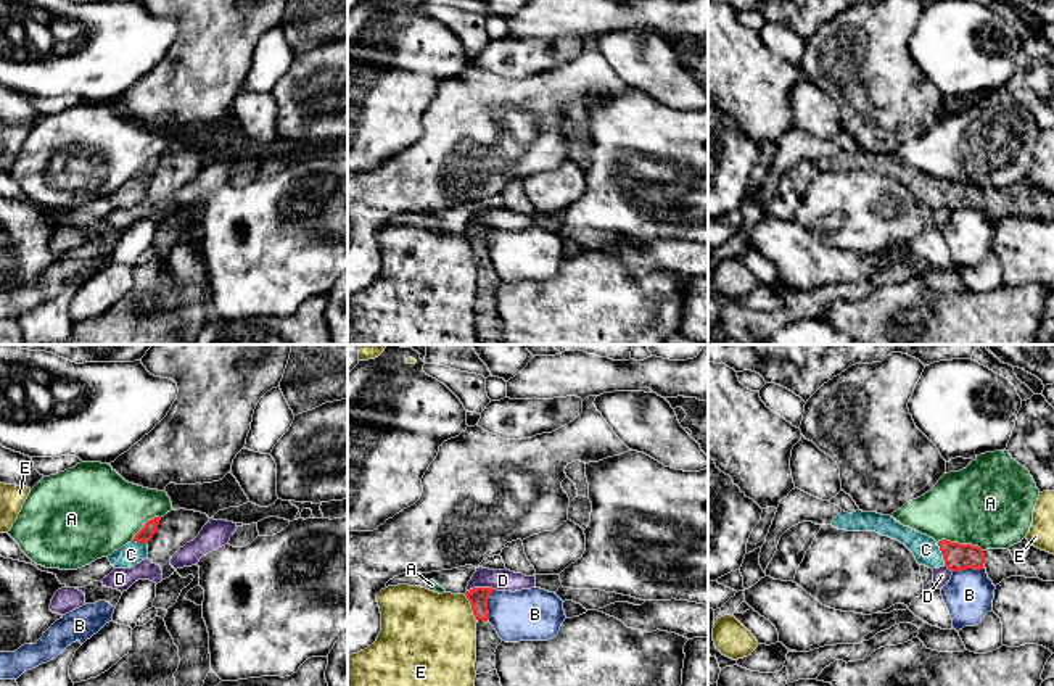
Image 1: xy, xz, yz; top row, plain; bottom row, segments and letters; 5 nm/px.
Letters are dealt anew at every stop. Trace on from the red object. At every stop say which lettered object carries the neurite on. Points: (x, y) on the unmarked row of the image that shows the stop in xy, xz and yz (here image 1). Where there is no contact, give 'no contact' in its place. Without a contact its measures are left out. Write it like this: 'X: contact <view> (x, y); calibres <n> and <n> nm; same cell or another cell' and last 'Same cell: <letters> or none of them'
A: contact yz (958, 182); calibres 130 and 440 nm; another cell
B: contact xz (486, 245); calibres 100 and 260 nm; another cell
C: contact yz (942, 192); calibres 130 and 140 nm; same cell
D: contact xz (480, 227); calibres 100 and 110 nm; another cell
E: contact xz (472, 247); calibres 100 and 440 nm; another cell
Same cell: C

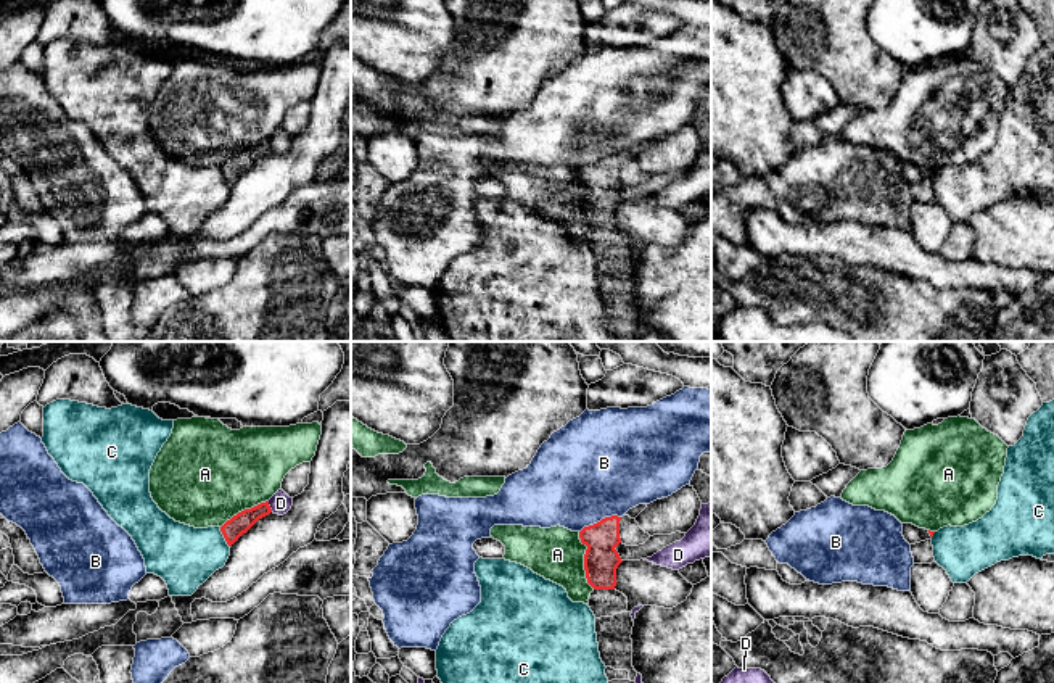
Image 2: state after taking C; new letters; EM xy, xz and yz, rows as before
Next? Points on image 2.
A: contact xz (584, 203); calibres 180 and 260 nm; another cell
B: contact xz (601, 160); calibres 180 and 480 nm; another cell
C: contact xy (224, 176); calibres 100 and 300 nm; another cell
D: contact xy (269, 145); calibres 100 and 110 nm; another cell
Same cell: none of them

